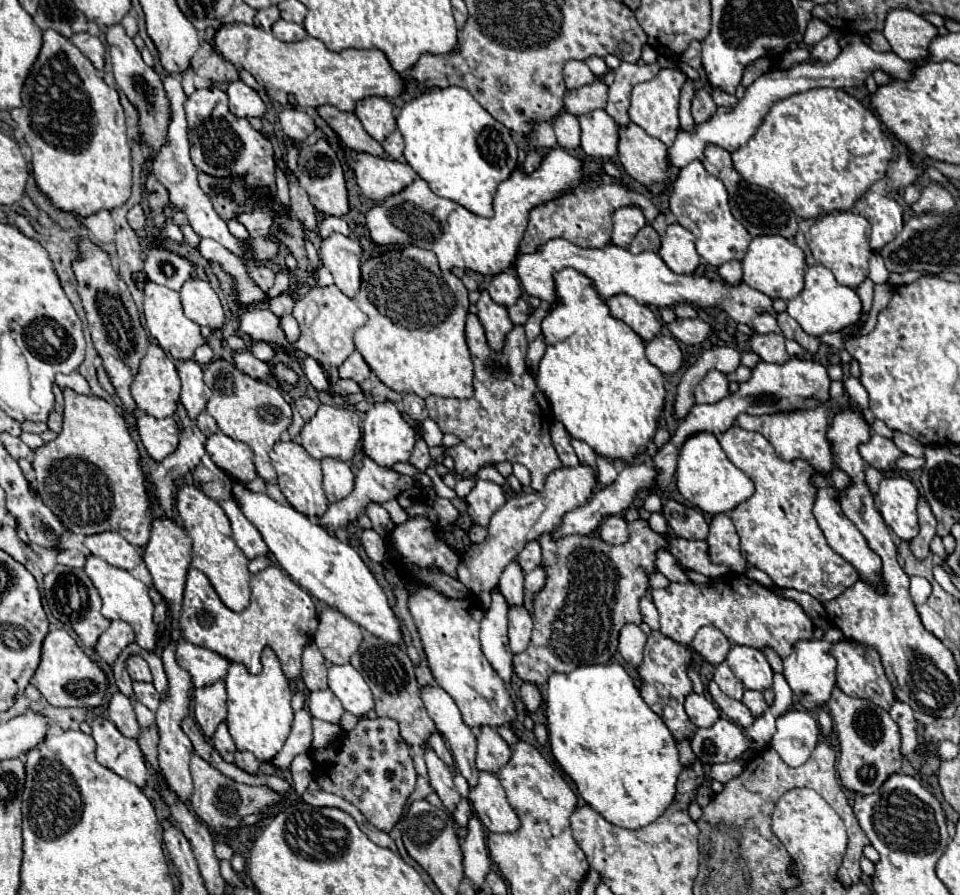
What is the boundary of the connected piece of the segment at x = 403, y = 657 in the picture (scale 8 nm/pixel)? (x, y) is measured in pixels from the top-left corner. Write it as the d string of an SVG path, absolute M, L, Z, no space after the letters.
M367 635L361 641L357 653L351 657L351 665L363 675L363 679L371 687L375 697L375 713L379 717L389 717L399 721L401 735L411 747L425 745L429 735L435 731L435 723L431 721L431 717L423 707L423 701L419 697L419 683L415 679L415 665L407 657L405 649L391 645L379 637Z

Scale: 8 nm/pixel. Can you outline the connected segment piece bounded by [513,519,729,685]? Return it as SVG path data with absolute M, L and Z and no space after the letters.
M639 519L629 523L631 537L625 545L607 545L603 539L595 535L569 535L563 539L551 539L551 535L541 535L539 543L543 549L543 565L547 569L547 583L541 593L535 595L533 601L533 635L531 643L525 651L513 655L515 675L523 681L545 685L549 675L555 671L573 671L585 663L609 663L609 659L617 651L619 631L625 623L641 623L639 599L649 589L649 573L655 571L655 553L661 547L667 547L679 561L679 565L703 573L709 579L719 579L729 573L729 567L711 563L707 543L705 541L689 541L681 537L663 537L651 531L649 523Z

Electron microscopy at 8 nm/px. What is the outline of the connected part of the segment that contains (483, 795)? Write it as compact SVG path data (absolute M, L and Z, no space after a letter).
M479 771L479 781L469 789L469 803L477 819L491 833L513 833L519 829L519 817L505 797L505 789L497 775Z

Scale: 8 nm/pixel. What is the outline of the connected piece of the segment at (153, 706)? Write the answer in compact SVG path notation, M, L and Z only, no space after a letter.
M133 681L133 691L135 691L135 699L141 701L145 707L149 707L151 711L157 711L161 695L157 693L157 689L153 687L153 683L139 683Z

